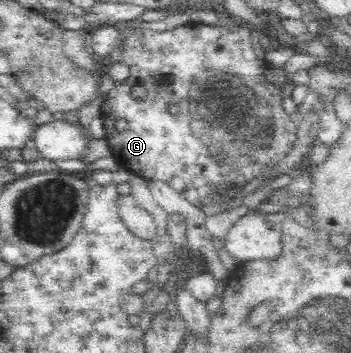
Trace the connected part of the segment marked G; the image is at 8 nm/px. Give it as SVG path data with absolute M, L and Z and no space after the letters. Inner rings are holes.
M190 21L162 33L145 28L135 28L135 31L123 41L122 46L123 49L114 55L114 59L130 67L130 76L120 86L109 90L100 108L100 116L106 129L104 138L109 146L110 155L120 167L125 168L131 174L135 174L145 181L153 180L166 183L189 203L201 207L204 204L211 204L211 195L217 187L244 186L247 182L253 181L253 178L259 174L265 174L278 167L278 162L289 155L293 149L293 143L297 139L297 124L291 121L291 116L281 106L283 97L280 89L261 82L263 66L257 57L257 49L253 47L252 31L248 25L237 22L231 26L211 26ZM131 87L144 87L145 97L143 99L135 98L131 94Z

